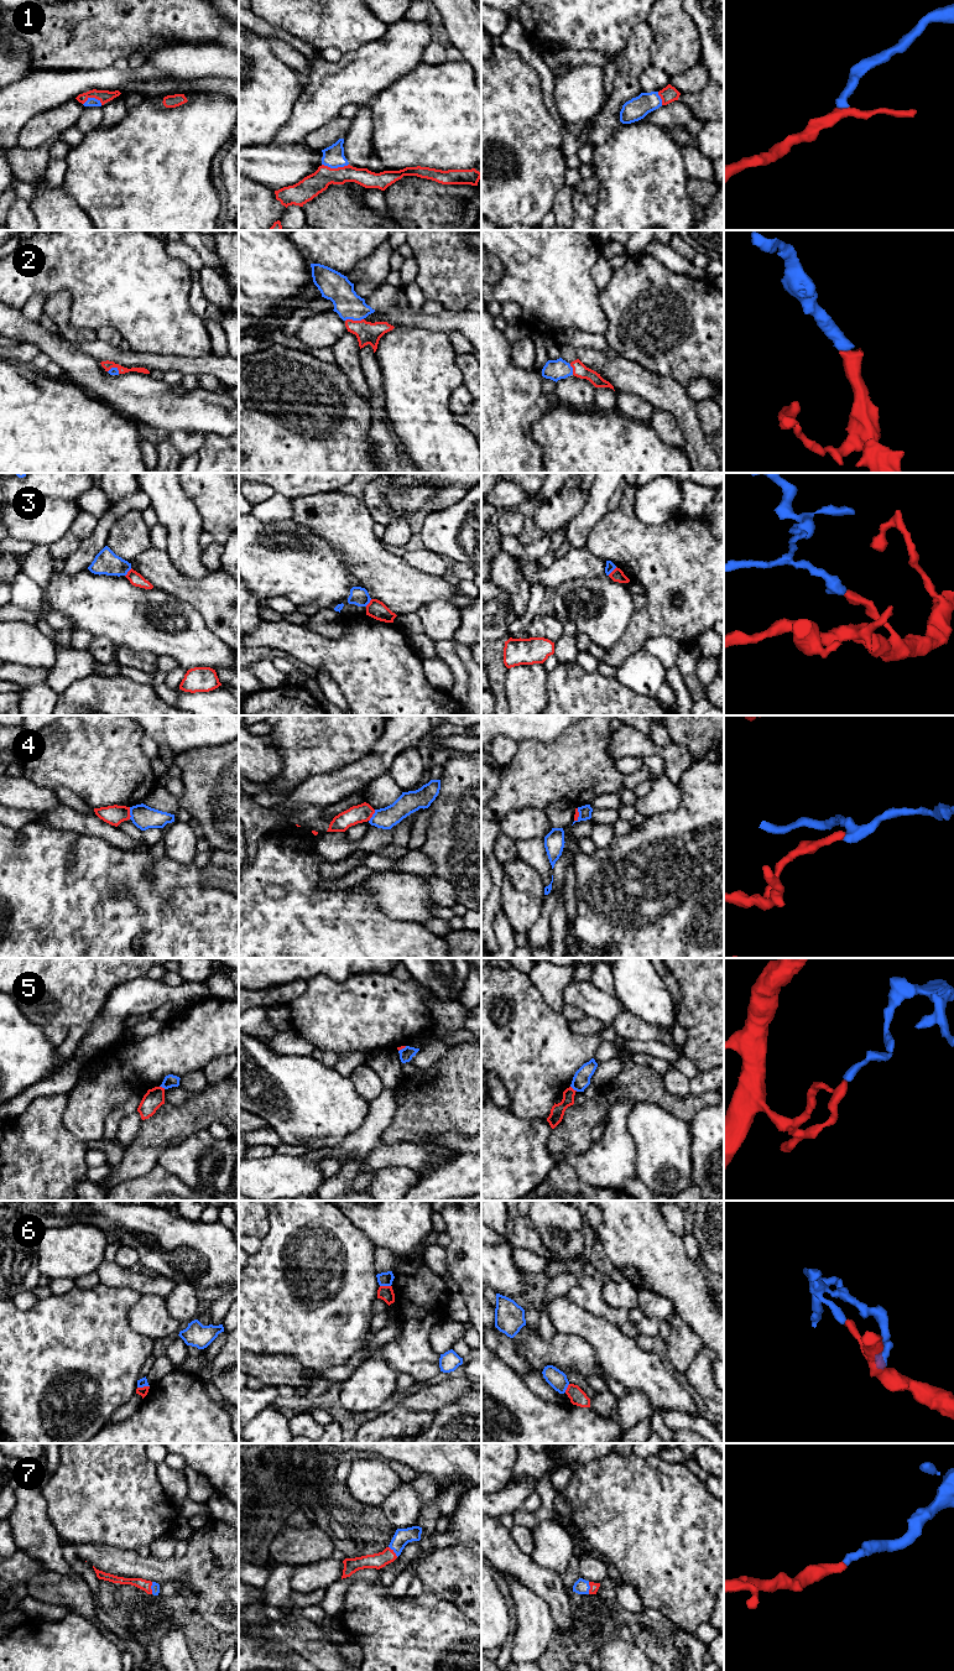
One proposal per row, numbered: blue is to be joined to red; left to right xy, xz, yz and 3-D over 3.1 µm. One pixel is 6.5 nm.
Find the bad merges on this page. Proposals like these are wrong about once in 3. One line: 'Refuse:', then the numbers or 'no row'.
Refuse: 3, 4, 5, 6

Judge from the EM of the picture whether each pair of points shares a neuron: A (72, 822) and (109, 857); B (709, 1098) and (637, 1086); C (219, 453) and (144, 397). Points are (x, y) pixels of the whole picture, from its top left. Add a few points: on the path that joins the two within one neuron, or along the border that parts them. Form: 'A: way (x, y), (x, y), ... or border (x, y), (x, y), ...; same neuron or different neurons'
A: border (57, 828), (98, 836), (113, 846); different neurons
B: way (692, 1103), (670, 1103), (655, 1092); same neuron
C: border (206, 432), (215, 432), (225, 437); different neurons

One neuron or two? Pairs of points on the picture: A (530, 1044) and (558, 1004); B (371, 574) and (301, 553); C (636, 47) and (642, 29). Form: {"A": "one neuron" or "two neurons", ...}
{"A": "two neurons", "B": "two neurons", "C": "one neuron"}

